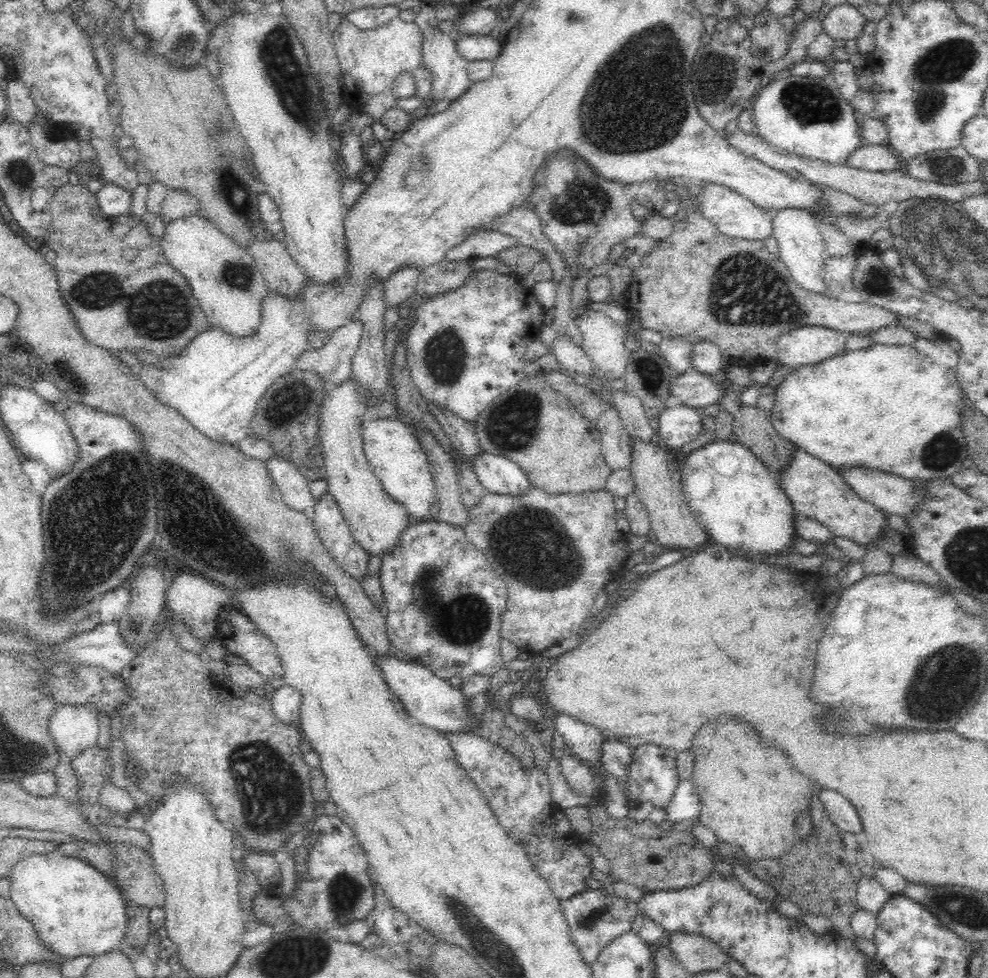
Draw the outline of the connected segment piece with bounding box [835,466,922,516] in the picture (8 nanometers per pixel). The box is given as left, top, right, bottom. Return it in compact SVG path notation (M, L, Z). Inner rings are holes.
M867 466L835 467L835 470L858 497L870 502L883 512L908 516L922 502L918 487L914 487L914 480Z

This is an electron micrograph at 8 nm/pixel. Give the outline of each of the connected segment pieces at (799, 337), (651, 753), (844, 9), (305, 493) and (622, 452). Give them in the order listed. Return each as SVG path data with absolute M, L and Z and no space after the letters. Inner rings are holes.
M824 326L790 330L778 338L776 362L794 368L833 358L846 352L847 338L847 334Z
M652 743L642 744L632 751L632 761L626 770L626 784L621 787L621 791L626 802L631 805L637 806L643 802L651 802L654 808L667 812L667 806L680 781L676 774L675 750L665 749Z
M848 3L832 7L822 21L822 30L833 39L858 39L867 20Z
M274 456L268 458L265 464L272 481L278 485L286 506L300 513L310 512L315 502L308 488L310 480L306 479L289 459Z
M604 409L604 413L594 422L601 436L601 451L604 461L612 471L629 468L631 464L631 435L622 426L616 410Z

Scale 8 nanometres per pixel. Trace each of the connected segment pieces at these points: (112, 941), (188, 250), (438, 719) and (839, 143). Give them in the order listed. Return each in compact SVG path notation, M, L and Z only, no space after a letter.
M56 853L52 858L47 854L34 854L20 860L10 870L10 899L22 916L32 922L42 945L65 959L80 956L96 957L123 944L126 935L126 908L123 892L109 878L104 877L92 865L72 857Z
M188 215L176 220L168 220L164 224L163 232L160 238L160 249L172 268L186 277L188 284L192 286L192 292L198 299L198 304L202 306L208 322L228 330L228 334L236 338L253 334L258 329L260 304L262 304L262 298L268 295L269 285L248 249L238 246L233 237L229 237L219 229L219 225L200 215Z
M390 652L386 656L372 654L374 665L380 669L384 681L394 696L400 699L406 713L416 722L420 722L440 732L468 732L474 728L477 720L466 712L466 697L461 687L452 687L448 681L442 681L427 666L403 660Z
M830 73L822 78L791 74L780 80L767 80L757 92L751 108L754 110L754 133L770 145L798 156L820 159L832 164L845 164L846 156L862 146L854 107L840 94Z

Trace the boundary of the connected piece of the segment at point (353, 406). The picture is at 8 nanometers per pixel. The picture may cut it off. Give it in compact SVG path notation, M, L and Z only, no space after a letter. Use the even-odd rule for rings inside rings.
M352 378L338 384L326 384L322 402L318 440L320 457L324 465L324 479L329 493L338 503L356 542L370 554L382 556L407 526L414 521L390 495L368 466L363 449L362 427L367 407Z

